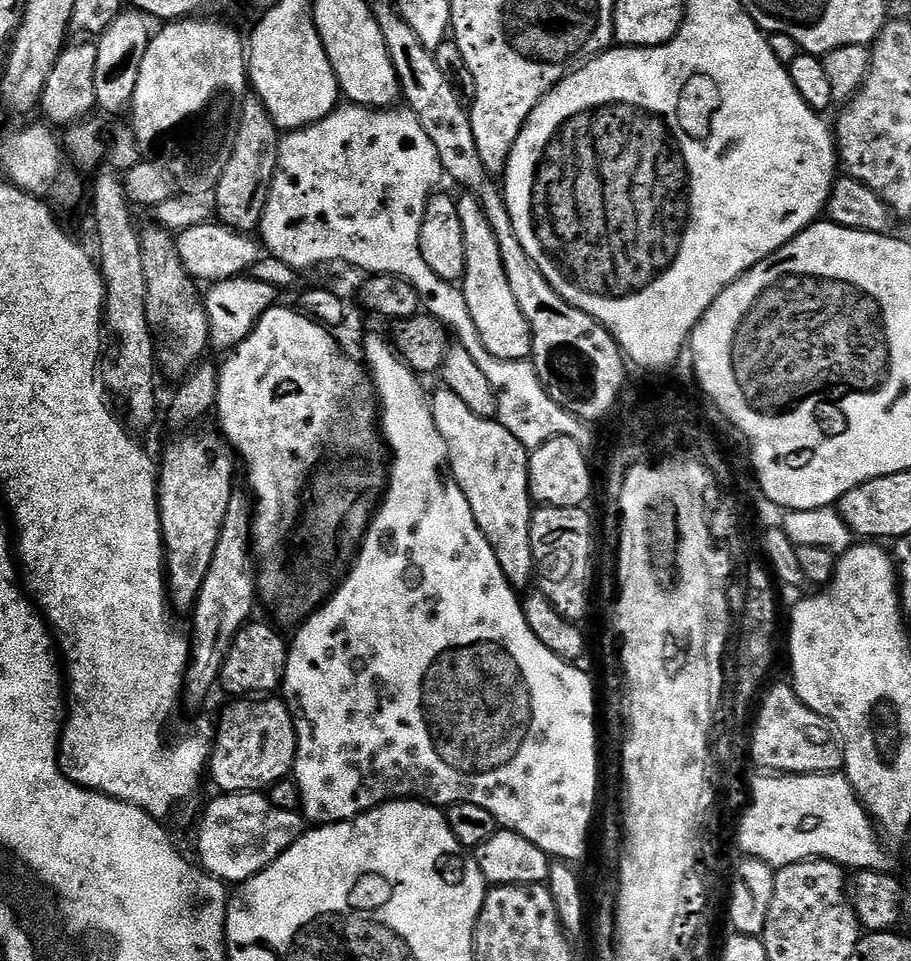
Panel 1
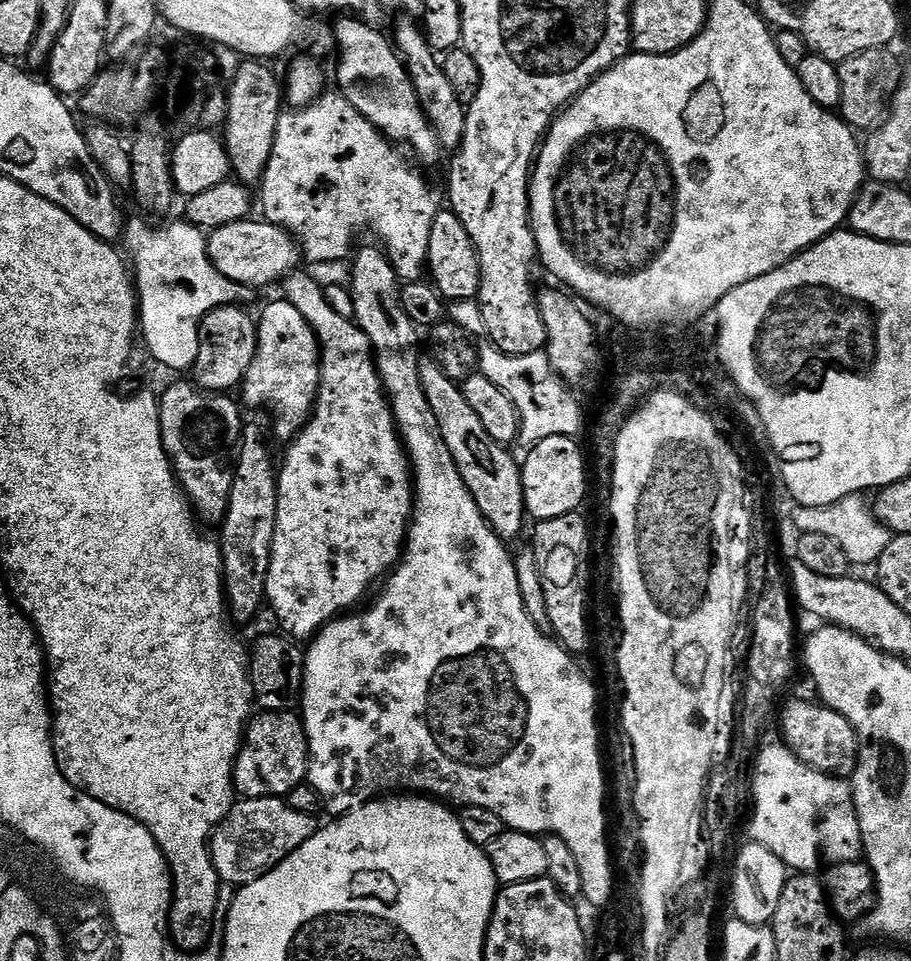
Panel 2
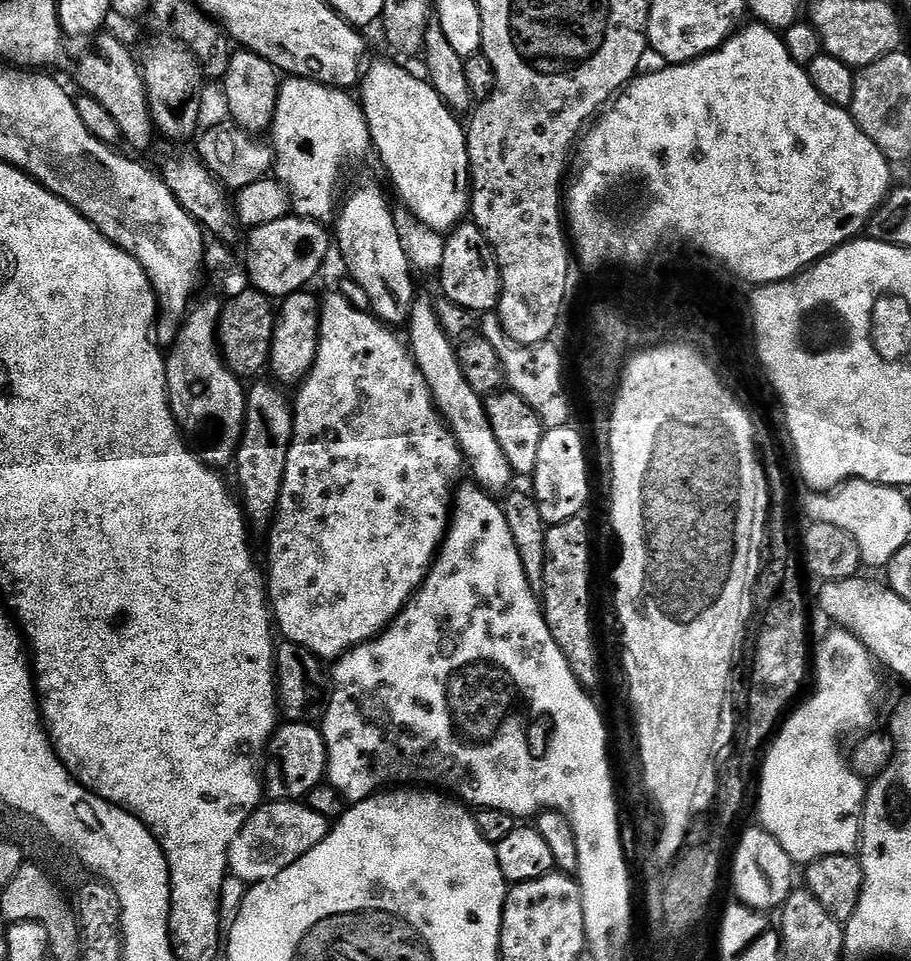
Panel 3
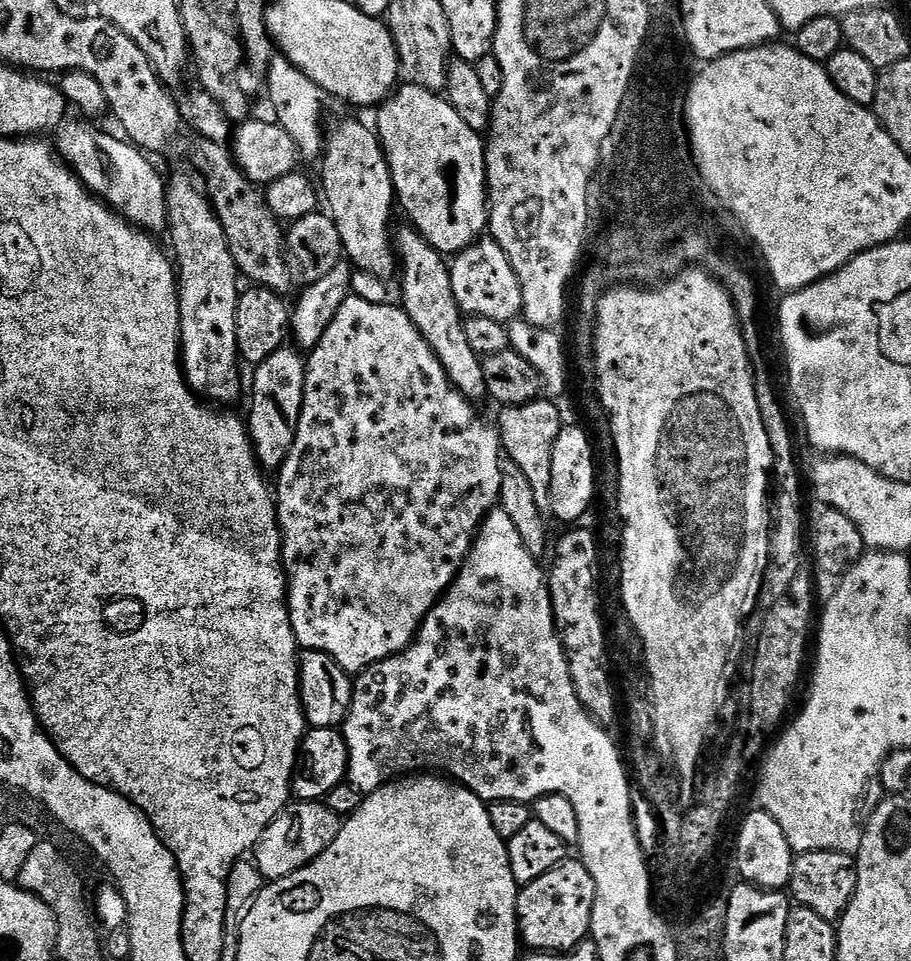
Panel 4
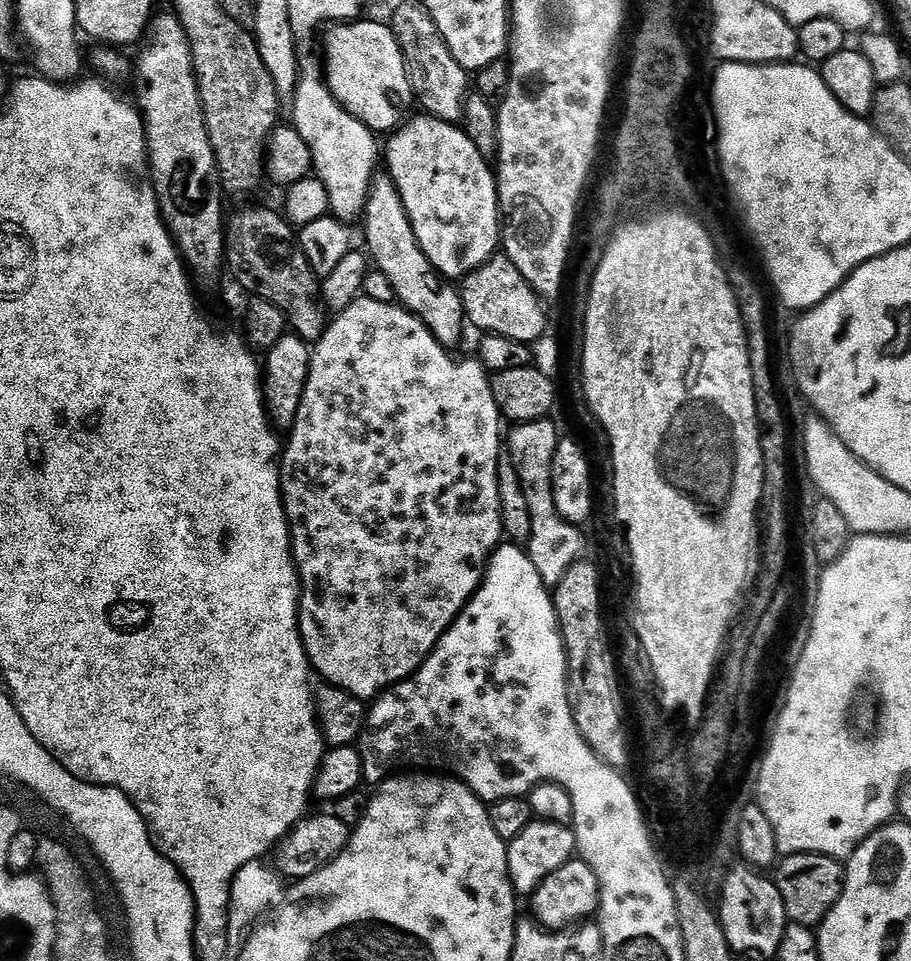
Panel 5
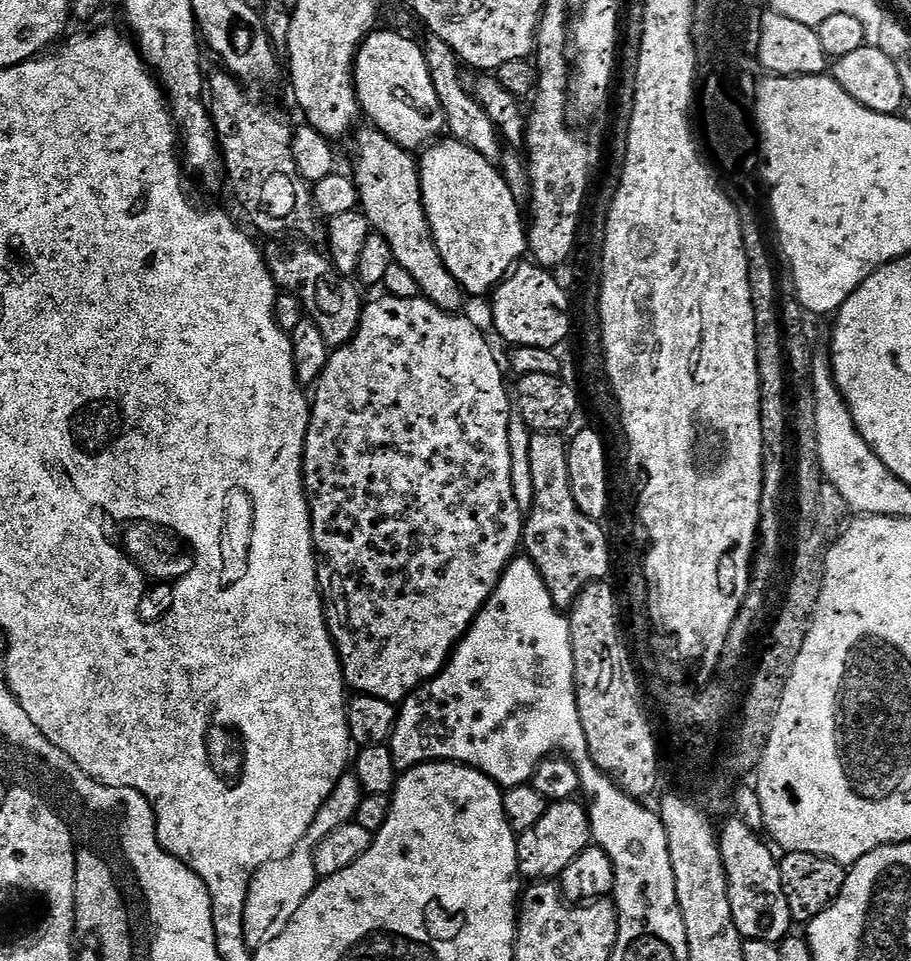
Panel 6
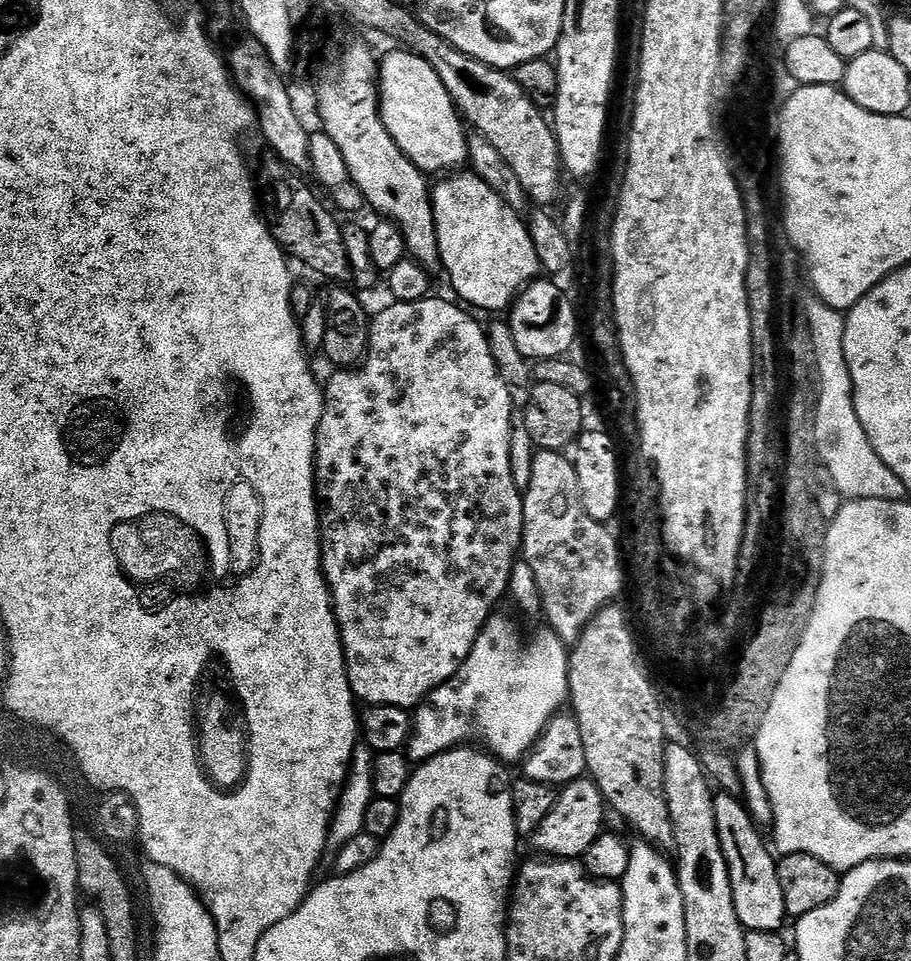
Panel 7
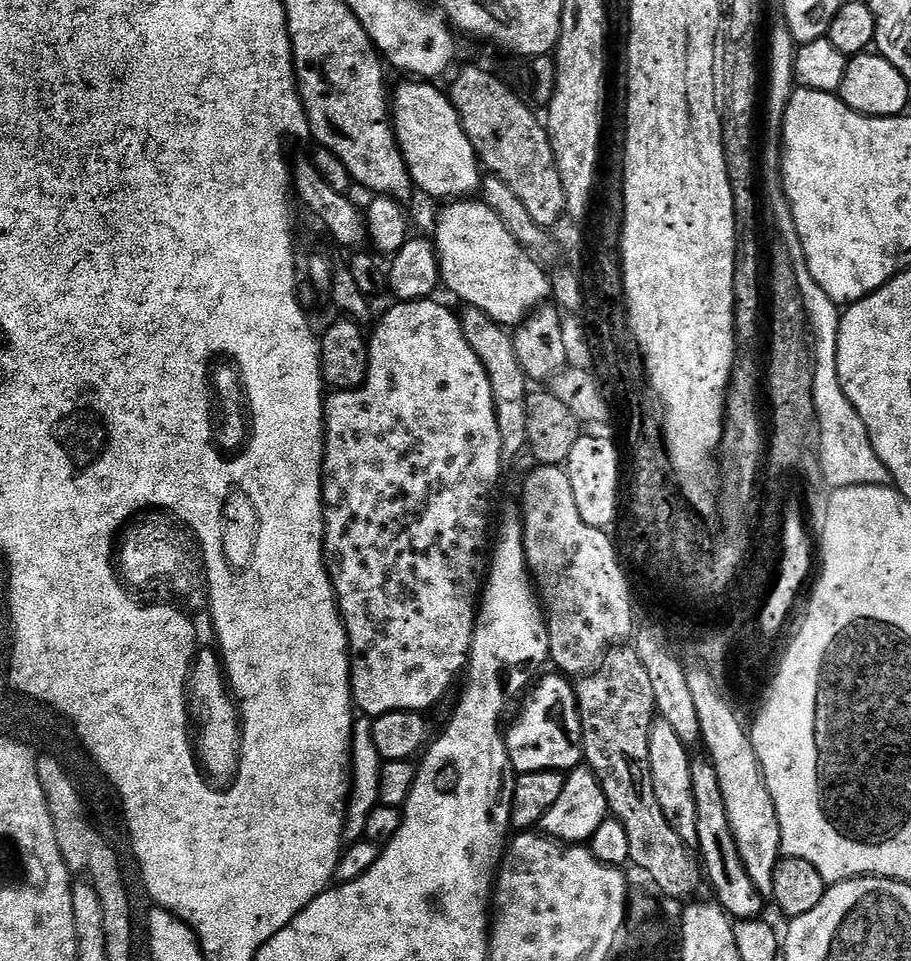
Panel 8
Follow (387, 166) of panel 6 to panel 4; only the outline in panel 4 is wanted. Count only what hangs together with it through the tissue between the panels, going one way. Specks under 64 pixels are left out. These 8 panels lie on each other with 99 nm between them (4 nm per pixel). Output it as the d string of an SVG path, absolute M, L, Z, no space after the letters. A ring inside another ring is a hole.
M405 226L397 235L395 233L394 251L398 257L399 276L401 275L400 296L404 299L404 313L444 367L444 373L452 387L473 402L485 399L482 360L474 350L470 350L470 342L466 342L464 320L450 286L449 261L430 247L423 236L411 226Z

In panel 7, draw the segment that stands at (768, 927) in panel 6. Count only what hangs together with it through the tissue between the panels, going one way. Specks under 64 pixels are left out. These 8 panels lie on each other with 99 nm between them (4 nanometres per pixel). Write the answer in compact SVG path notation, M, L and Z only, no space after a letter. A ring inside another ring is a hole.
M720 794L713 799L712 805L738 922L749 932L779 933L784 920L786 921L786 902L782 898L782 886L778 882L777 857L770 848L768 853L768 848L760 837L761 829L748 812L743 799L735 795Z

